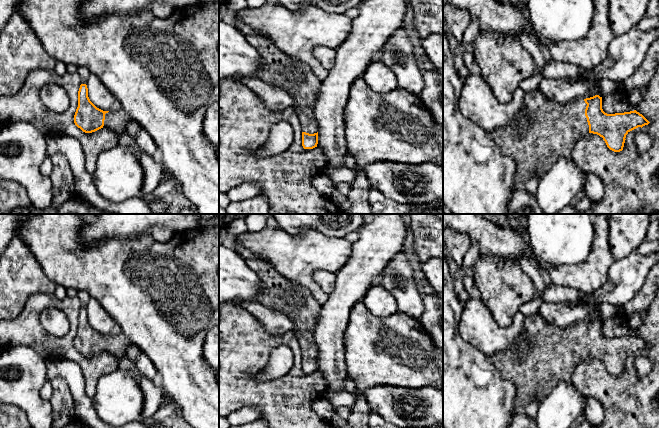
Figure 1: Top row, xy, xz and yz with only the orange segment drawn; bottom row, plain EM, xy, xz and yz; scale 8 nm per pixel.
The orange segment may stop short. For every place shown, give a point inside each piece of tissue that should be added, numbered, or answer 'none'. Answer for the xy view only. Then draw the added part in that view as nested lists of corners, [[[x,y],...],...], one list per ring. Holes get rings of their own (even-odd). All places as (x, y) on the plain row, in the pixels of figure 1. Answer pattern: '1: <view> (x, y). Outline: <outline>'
1: xy (116, 345). Outline: [[[121,332],[115,336],[108,336],[105,338],[104,350],[113,355],[117,362],[119,362],[126,354],[127,347],[131,344],[126,335]]]

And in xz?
1: xz (278, 293). Outline: [[[235,240],[227,242],[263,283],[262,290],[254,301],[285,313],[293,322],[302,356],[318,356],[313,330],[320,315],[321,306],[310,290],[284,277],[273,265],[242,246]]]

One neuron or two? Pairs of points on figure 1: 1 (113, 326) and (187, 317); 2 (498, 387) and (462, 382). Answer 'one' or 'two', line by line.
1: two
2: one

